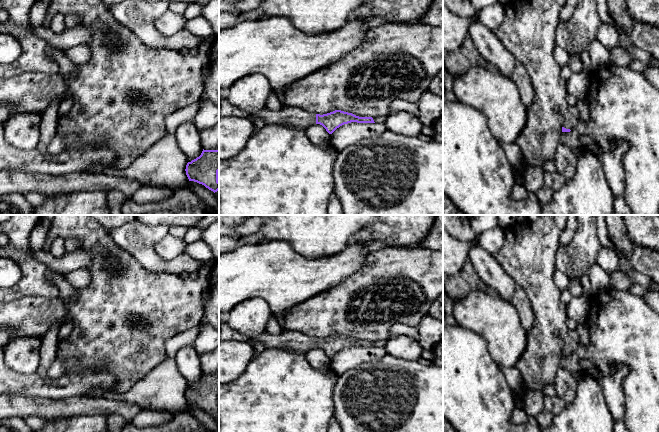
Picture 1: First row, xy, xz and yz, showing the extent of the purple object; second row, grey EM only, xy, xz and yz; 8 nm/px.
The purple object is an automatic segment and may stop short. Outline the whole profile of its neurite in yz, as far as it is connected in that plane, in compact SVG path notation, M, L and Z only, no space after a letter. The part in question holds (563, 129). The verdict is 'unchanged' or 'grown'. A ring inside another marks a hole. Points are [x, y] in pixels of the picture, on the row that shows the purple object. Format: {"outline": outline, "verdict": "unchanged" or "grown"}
{"outline": "M569 106L564 116L562 132L570 132L579 123L579 112L576 106Z", "verdict": "grown"}

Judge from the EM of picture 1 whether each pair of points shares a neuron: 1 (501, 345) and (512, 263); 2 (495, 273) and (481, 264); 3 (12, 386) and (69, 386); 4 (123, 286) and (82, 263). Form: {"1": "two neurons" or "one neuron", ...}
{"1": "two neurons", "2": "one neuron", "3": "one neuron", "4": "two neurons"}

